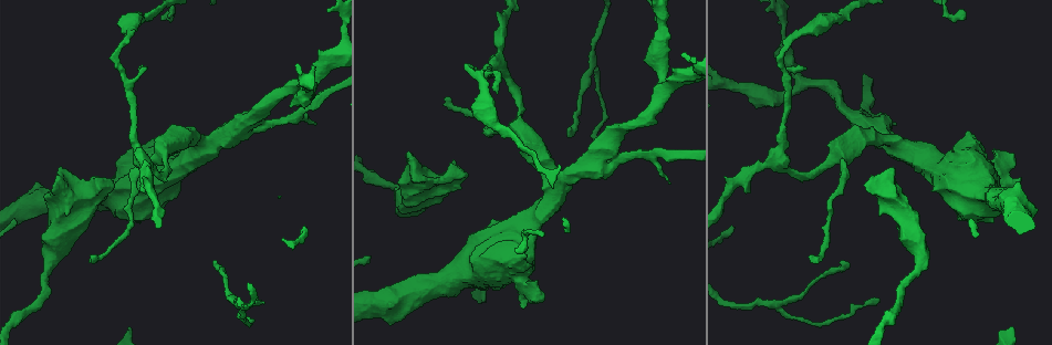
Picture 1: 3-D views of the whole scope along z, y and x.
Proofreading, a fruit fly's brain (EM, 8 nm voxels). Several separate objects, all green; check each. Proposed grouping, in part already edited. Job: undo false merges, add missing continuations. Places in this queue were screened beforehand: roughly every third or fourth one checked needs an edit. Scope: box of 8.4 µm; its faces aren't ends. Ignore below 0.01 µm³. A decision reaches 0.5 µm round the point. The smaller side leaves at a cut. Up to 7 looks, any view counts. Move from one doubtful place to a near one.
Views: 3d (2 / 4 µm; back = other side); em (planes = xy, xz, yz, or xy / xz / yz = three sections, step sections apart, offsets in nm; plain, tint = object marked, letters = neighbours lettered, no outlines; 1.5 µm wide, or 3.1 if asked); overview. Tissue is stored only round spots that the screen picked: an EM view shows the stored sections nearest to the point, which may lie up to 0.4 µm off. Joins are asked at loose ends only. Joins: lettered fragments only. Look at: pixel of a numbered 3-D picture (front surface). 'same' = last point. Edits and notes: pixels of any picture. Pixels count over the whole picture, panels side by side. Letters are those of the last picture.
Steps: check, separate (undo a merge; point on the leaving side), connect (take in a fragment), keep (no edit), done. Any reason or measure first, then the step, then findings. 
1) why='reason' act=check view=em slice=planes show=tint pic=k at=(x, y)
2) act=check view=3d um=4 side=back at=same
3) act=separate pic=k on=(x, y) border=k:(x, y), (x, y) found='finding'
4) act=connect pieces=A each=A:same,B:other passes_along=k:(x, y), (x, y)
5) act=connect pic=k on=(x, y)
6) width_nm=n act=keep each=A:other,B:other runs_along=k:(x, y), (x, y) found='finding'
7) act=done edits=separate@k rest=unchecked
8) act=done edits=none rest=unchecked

why='an open end' act=check view=em slice=planes show=letters pic=1 at=(216, 265)

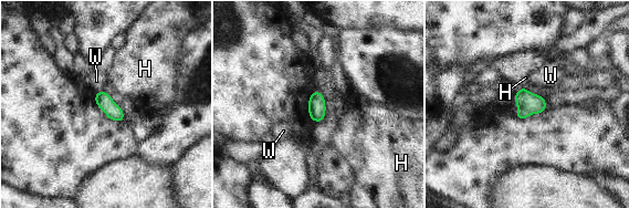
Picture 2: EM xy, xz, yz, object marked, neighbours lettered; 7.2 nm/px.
act=keep each=H:other,W:other border=2:(102, 89), (95, 93) found='no lettered fragment goes on from it'

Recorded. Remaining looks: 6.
why='long arm stops here' act=check view=3d um=4 pic=1 at=(447, 98)

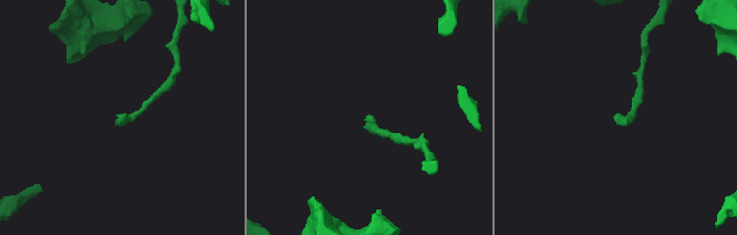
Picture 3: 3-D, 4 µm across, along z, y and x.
why='need the tissue' act=check view=em slice=planes show=letters pic=3 at=(616, 117)

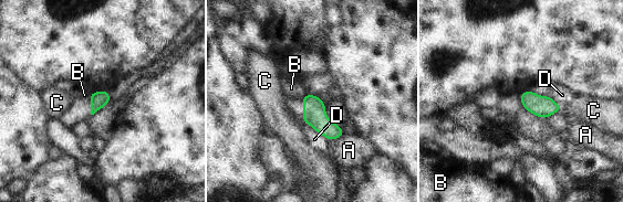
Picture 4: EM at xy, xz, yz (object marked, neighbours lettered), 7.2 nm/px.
width_nm=120 longest_contact=D:260nm act=keep each=A:other,B:other,C:other,D:other found='none of them fits'

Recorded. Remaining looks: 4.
why='an open end' act=check view=em slice=planes show=letters pic=1 at=(440, 197)

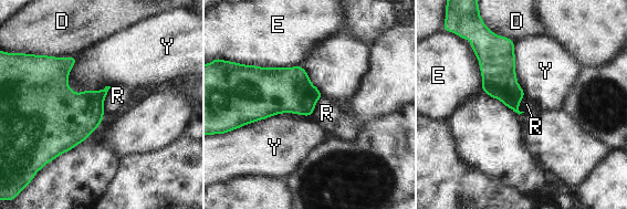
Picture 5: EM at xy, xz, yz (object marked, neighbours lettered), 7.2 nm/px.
act=keep each=D:other,E:other,R:other,Y:other border=5:(112, 86), (103, 103), (104, 112) found='none of them fits'

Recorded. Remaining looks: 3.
act=done edits=none rest=unchecked

